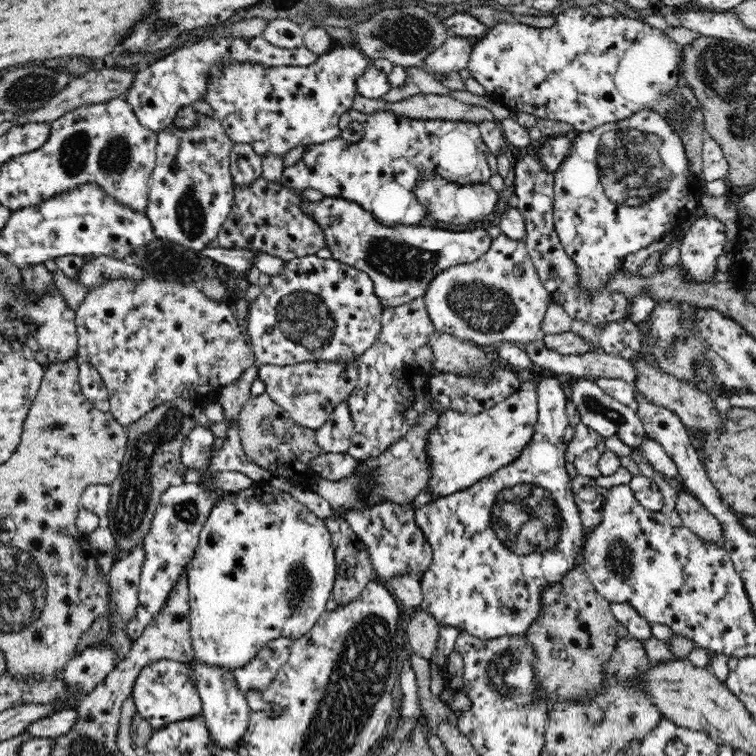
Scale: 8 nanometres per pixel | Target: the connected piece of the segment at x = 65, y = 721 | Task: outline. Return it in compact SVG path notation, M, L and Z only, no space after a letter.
M64 709L48 718L40 718L28 726L24 733L32 735L32 738L58 738L58 736L70 734L70 730L78 722L78 711L76 709Z

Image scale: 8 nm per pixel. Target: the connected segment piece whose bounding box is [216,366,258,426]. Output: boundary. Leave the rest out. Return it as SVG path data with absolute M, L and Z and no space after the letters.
M258 366L244 370L242 376L232 382L230 386L224 386L217 392L217 401L224 408L226 424L237 422L239 411L242 410L246 400L251 398L250 387L258 379Z

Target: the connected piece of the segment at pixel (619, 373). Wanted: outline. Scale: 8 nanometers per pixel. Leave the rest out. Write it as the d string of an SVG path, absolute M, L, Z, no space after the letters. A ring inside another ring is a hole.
M542 340L528 346L530 363L538 368L548 368L560 375L571 375L573 378L620 378L627 382L635 382L636 373L630 361L624 358L607 354L601 349L584 354L565 356L548 351L542 345Z

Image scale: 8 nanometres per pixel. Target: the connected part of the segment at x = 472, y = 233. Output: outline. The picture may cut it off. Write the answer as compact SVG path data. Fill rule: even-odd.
M323 196L314 202L302 199L300 207L321 227L331 258L370 277L374 294L384 309L424 298L428 285L437 274L451 266L478 260L493 242L482 225L465 231L452 231L440 224L432 228L423 225L389 227L378 222L358 203L340 197Z

